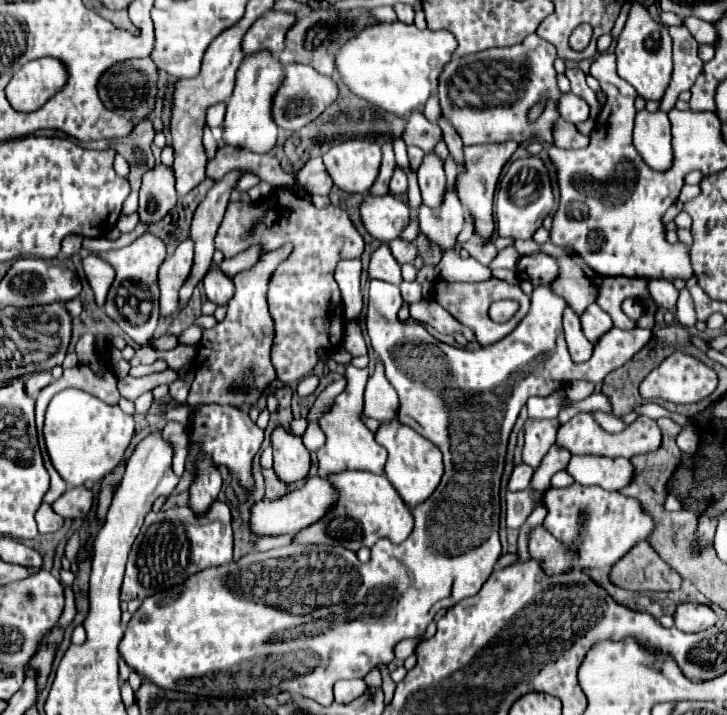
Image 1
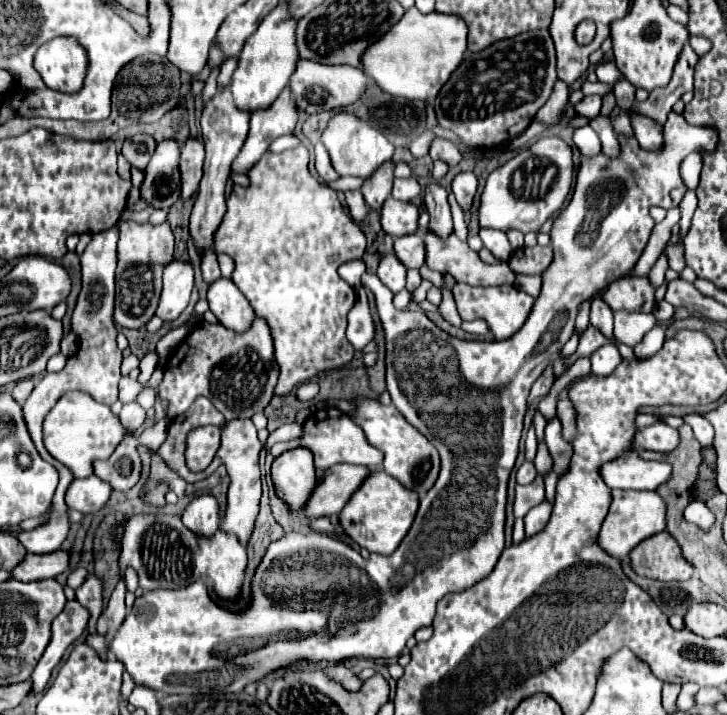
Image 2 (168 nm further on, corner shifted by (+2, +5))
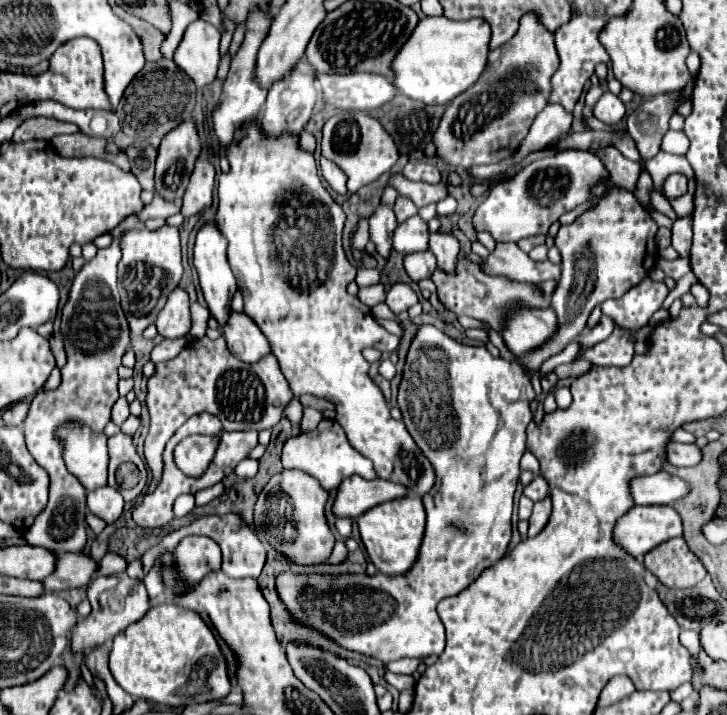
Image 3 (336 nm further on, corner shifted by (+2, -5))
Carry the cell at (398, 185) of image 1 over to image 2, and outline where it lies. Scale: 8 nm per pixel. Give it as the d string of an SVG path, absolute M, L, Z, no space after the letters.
M395 178L395 182L393 182L393 192L391 192L393 198L409 202L409 200L417 198L419 194L421 194L421 186L417 184L415 178Z

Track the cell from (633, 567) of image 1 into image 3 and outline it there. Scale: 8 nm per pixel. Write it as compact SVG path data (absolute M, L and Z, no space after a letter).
M671 538L653 548L645 556L645 568L667 588L689 588L707 576L701 560L687 548L685 538Z

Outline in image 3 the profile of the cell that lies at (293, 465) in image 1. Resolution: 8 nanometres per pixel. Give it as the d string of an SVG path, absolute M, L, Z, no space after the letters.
M283 470L275 474L261 490L255 502L253 526L261 542L277 554L289 556L293 564L317 566L323 564L333 550L335 536L327 524L325 504L329 492L321 484L301 470Z

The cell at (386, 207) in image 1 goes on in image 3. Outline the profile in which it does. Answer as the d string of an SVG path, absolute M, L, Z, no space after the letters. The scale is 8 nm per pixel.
M413 216L397 226L393 236L393 248L401 254L429 250L429 226L419 216Z

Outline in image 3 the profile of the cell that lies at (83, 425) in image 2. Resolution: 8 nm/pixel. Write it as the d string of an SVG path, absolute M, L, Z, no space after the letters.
M63 426L59 432L65 448L65 464L71 474L87 488L101 488L107 484L107 436L91 432L85 426Z

